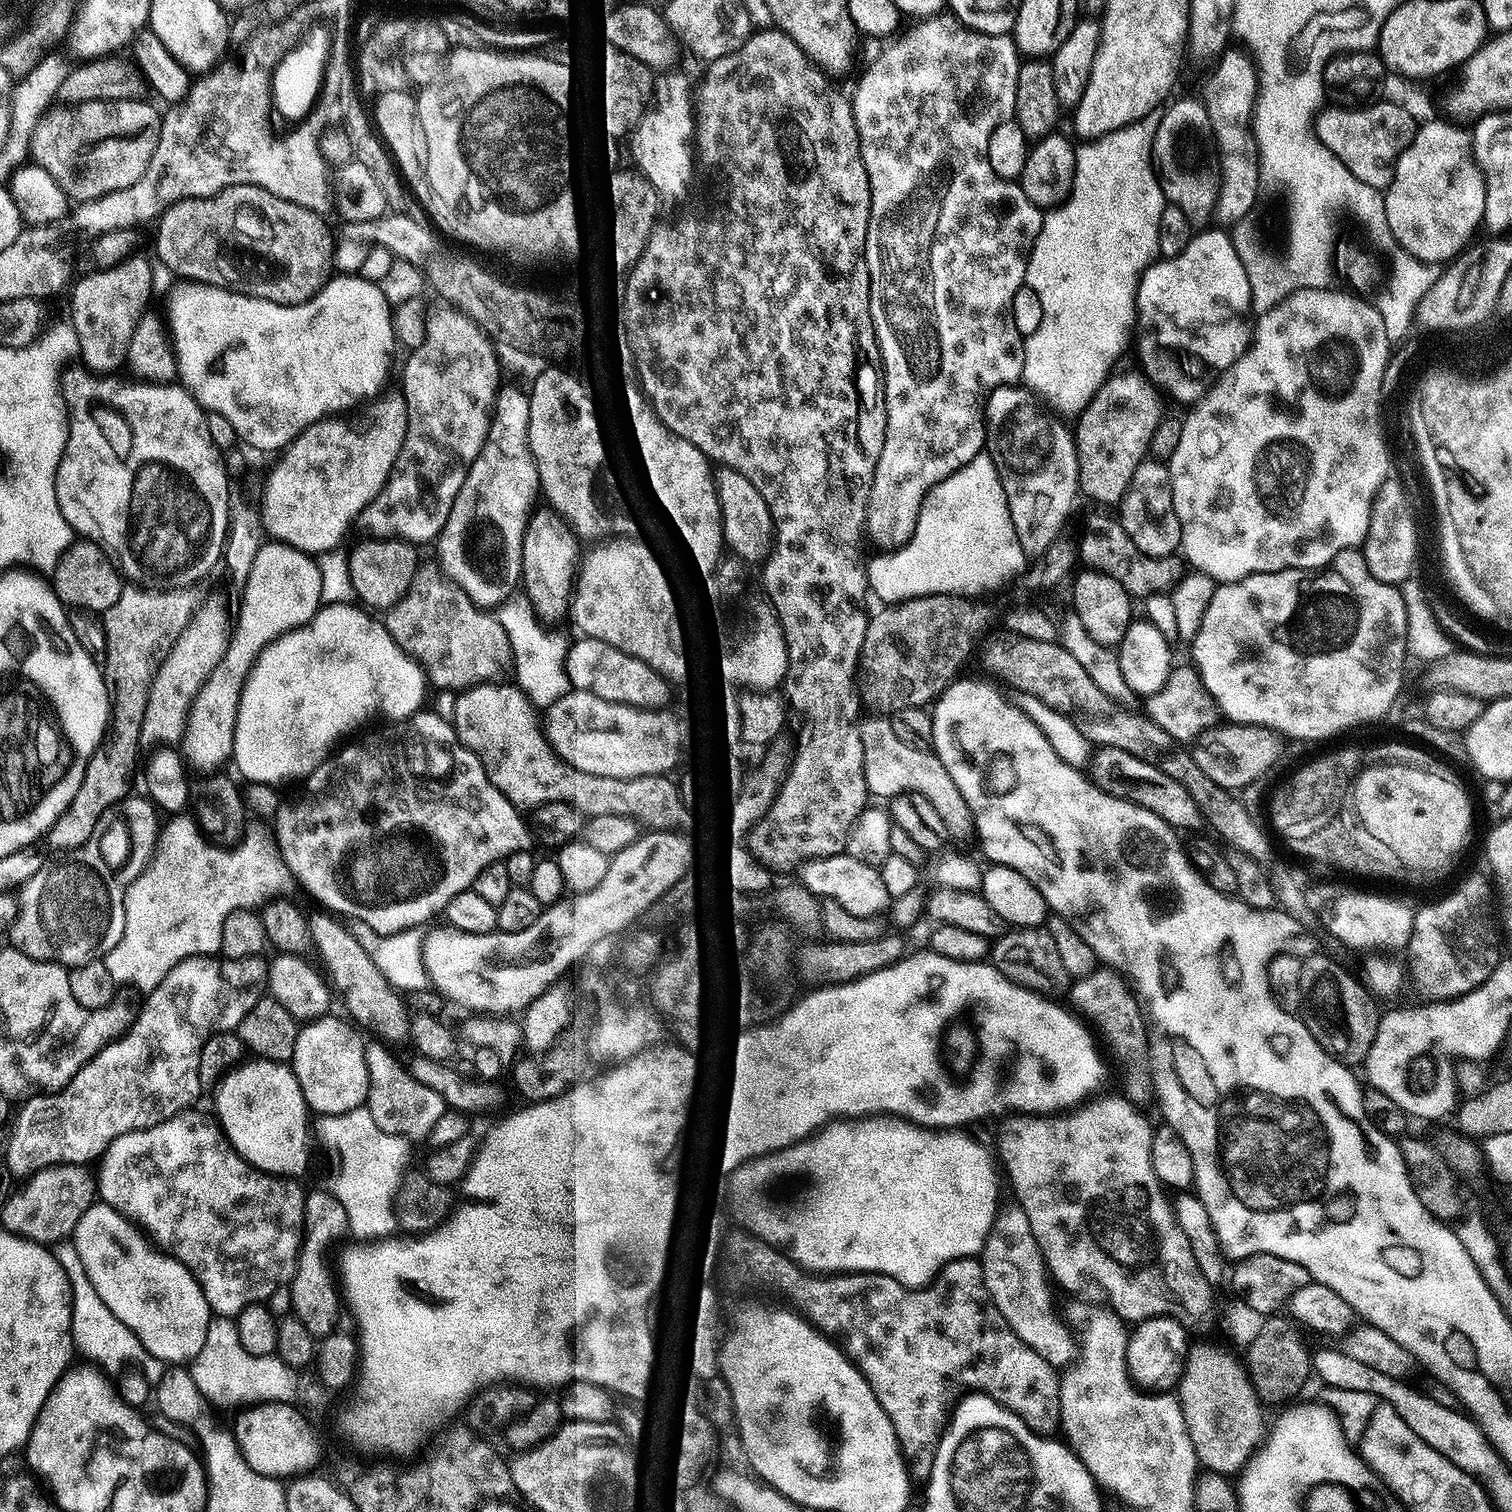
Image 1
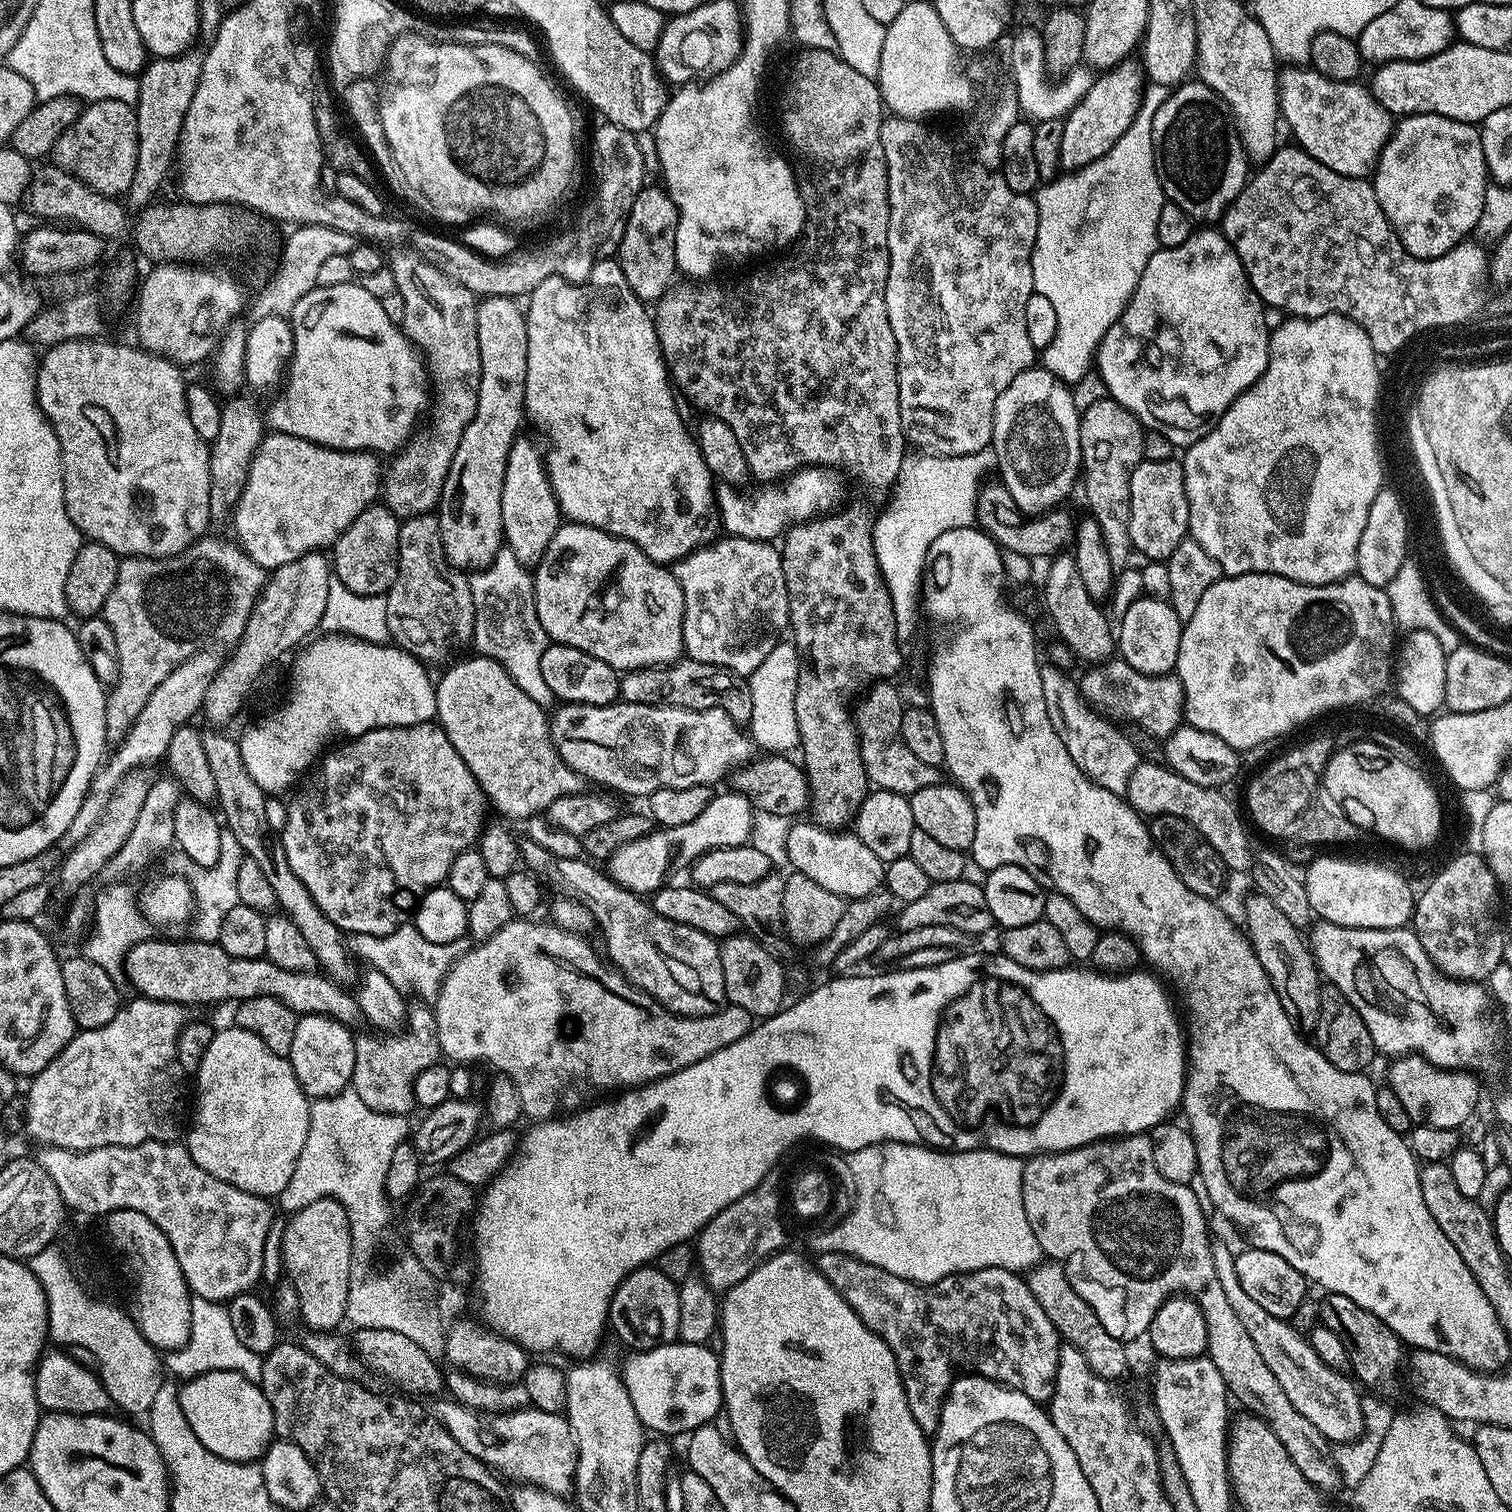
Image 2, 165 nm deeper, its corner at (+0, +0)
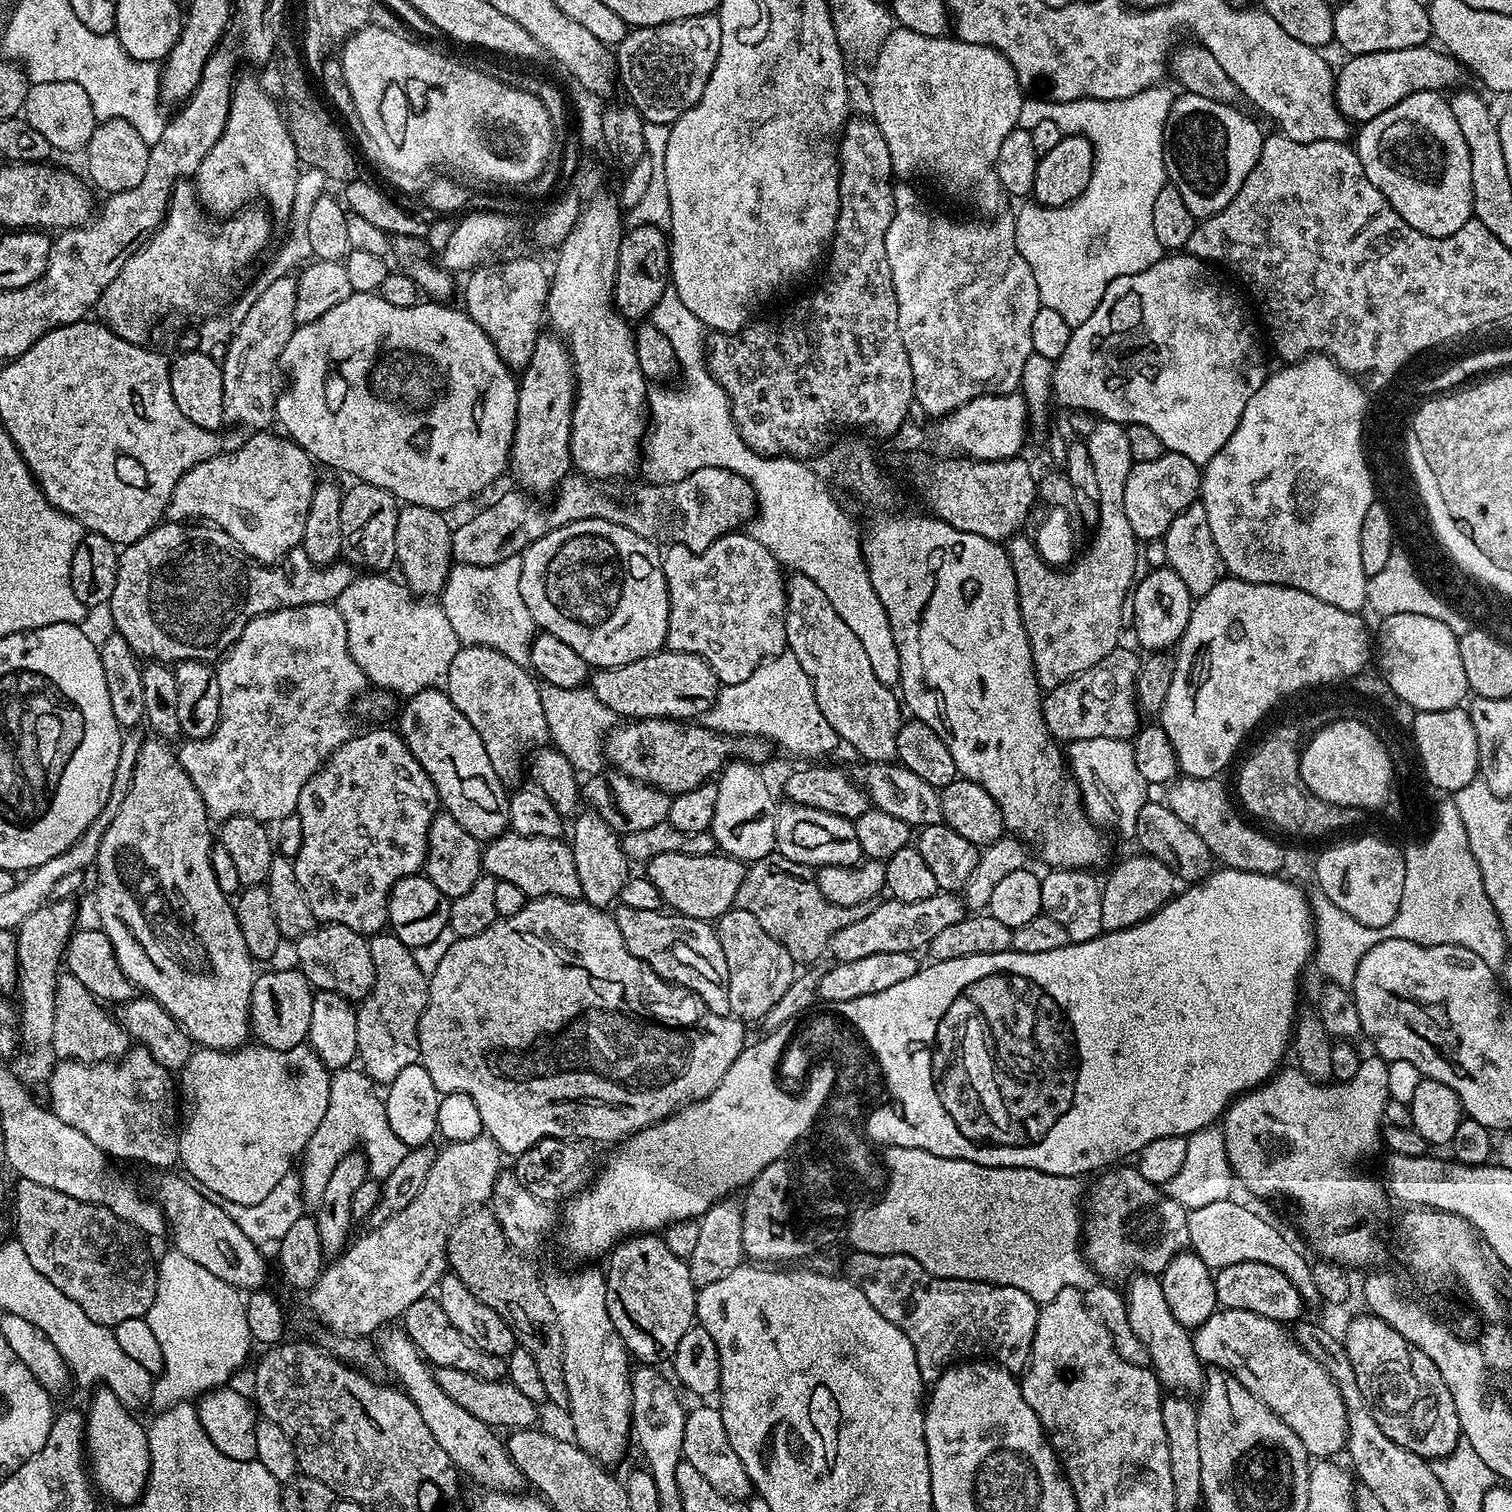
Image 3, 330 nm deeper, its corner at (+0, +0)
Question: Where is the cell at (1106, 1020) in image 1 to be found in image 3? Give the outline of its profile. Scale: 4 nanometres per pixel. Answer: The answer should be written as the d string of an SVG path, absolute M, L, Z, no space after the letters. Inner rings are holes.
M1147 854L1128 856L1103 881L1102 894L1102 926L1106 932L1126 930L1135 924L1147 920L1153 912L1177 895L1178 877L1170 866L1166 866L1158 858Z

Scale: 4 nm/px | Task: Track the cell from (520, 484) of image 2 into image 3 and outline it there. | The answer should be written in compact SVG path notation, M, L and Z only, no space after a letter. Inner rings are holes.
M542 334L534 346L530 362L518 376L518 410L516 429L512 435L512 454L510 457L510 476L517 480L525 493L555 493L561 480L573 471L570 454L570 430L572 429L572 401L574 399L574 377L572 362L563 340L555 334Z

